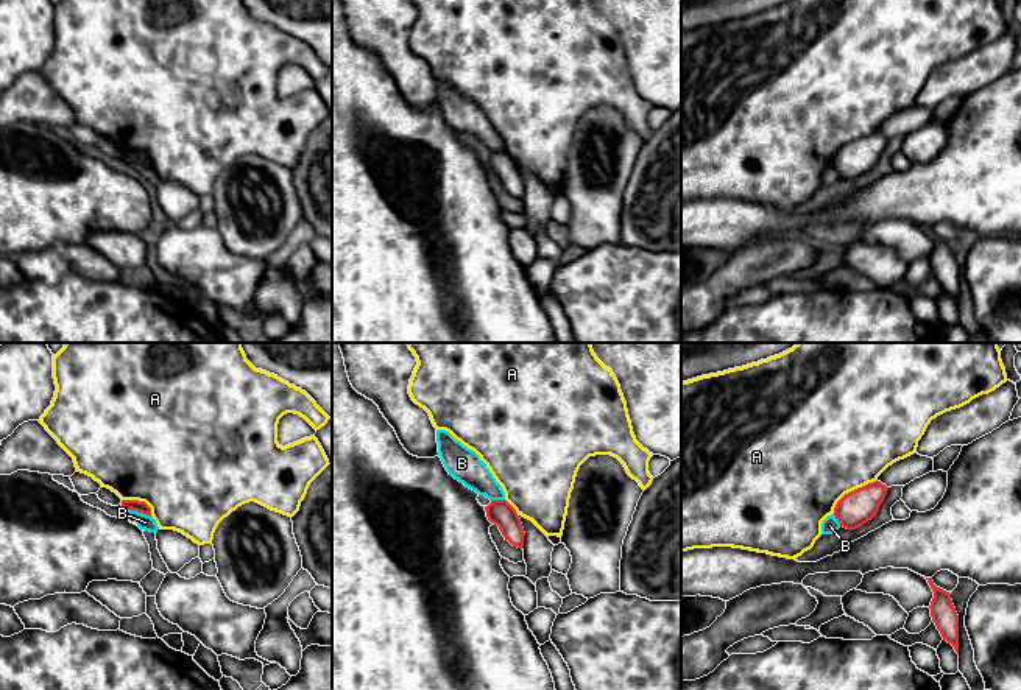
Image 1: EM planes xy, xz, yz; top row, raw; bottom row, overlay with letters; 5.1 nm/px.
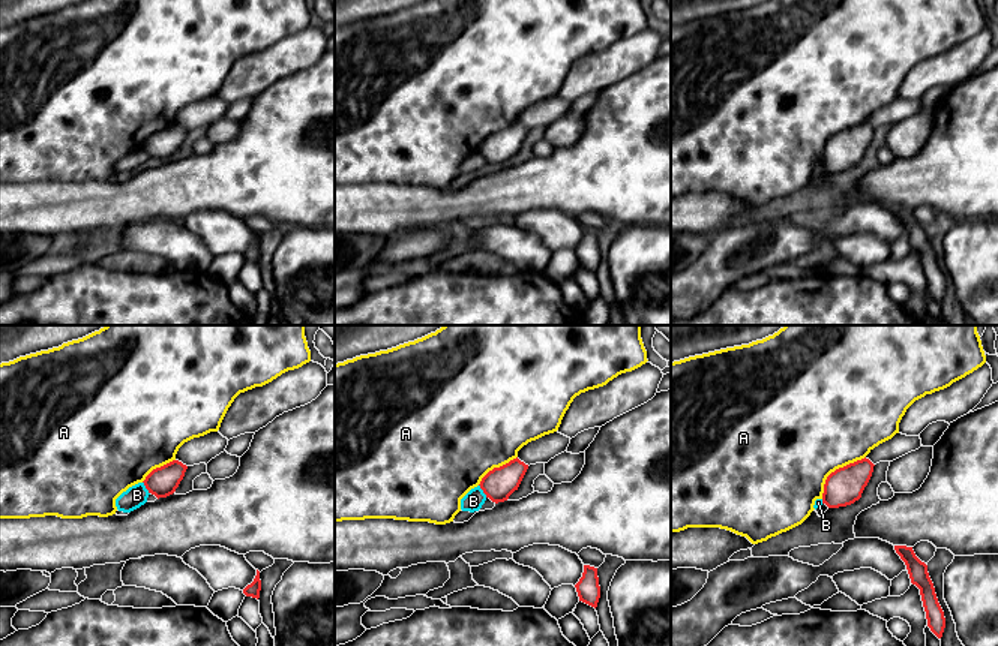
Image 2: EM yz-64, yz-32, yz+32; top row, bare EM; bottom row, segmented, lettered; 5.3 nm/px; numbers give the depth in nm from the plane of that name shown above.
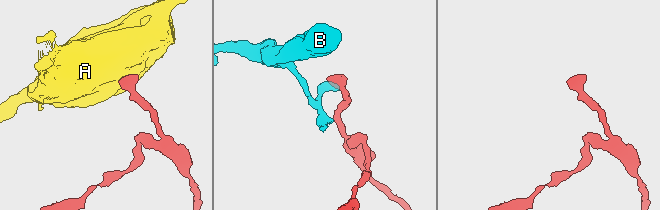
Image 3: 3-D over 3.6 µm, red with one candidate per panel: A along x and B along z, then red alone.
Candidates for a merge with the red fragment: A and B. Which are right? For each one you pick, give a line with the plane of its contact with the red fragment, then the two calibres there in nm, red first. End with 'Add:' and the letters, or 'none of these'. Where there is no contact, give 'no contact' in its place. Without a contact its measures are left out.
Add: none of these

